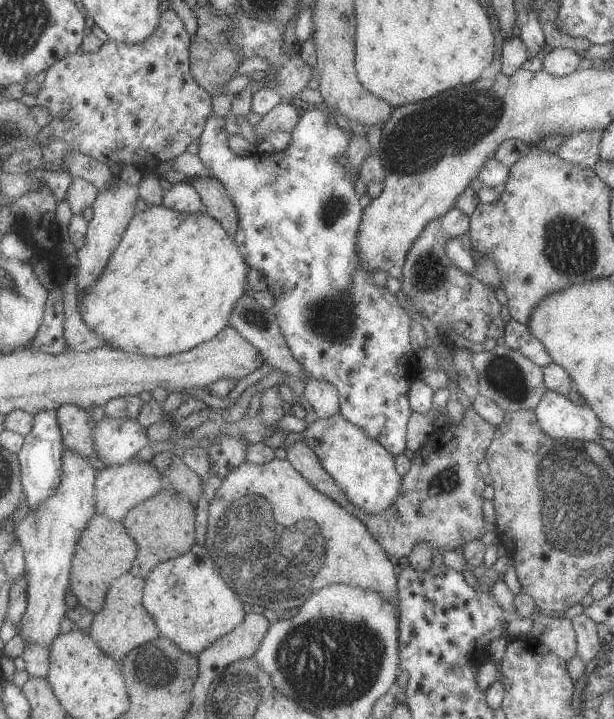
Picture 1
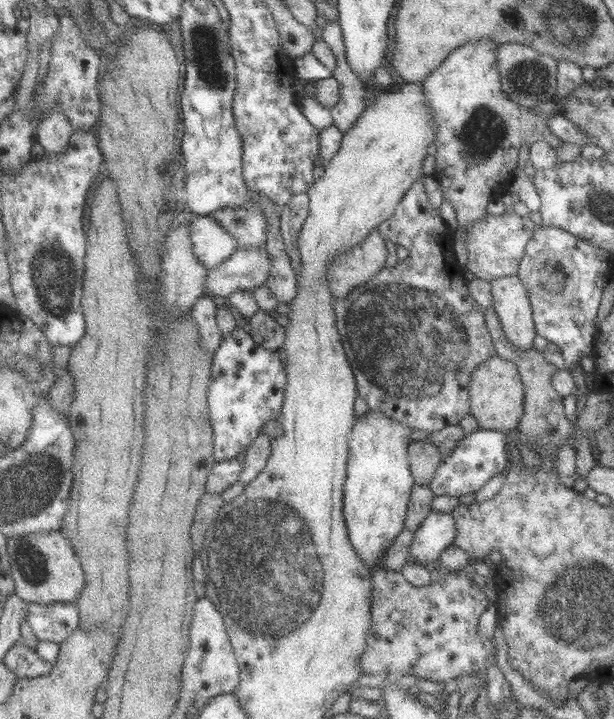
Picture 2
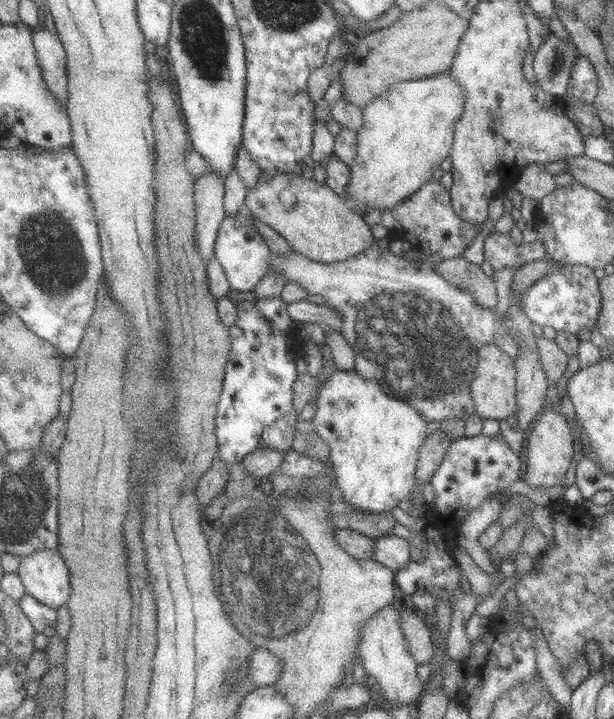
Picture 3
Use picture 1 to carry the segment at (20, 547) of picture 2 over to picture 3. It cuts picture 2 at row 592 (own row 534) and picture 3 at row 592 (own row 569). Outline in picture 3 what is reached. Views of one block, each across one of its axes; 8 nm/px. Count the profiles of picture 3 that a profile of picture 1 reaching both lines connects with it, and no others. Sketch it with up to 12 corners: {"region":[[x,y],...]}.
{"region":[[59,550],[24,556],[26,592],[51,608],[71,599],[71,569]]}

